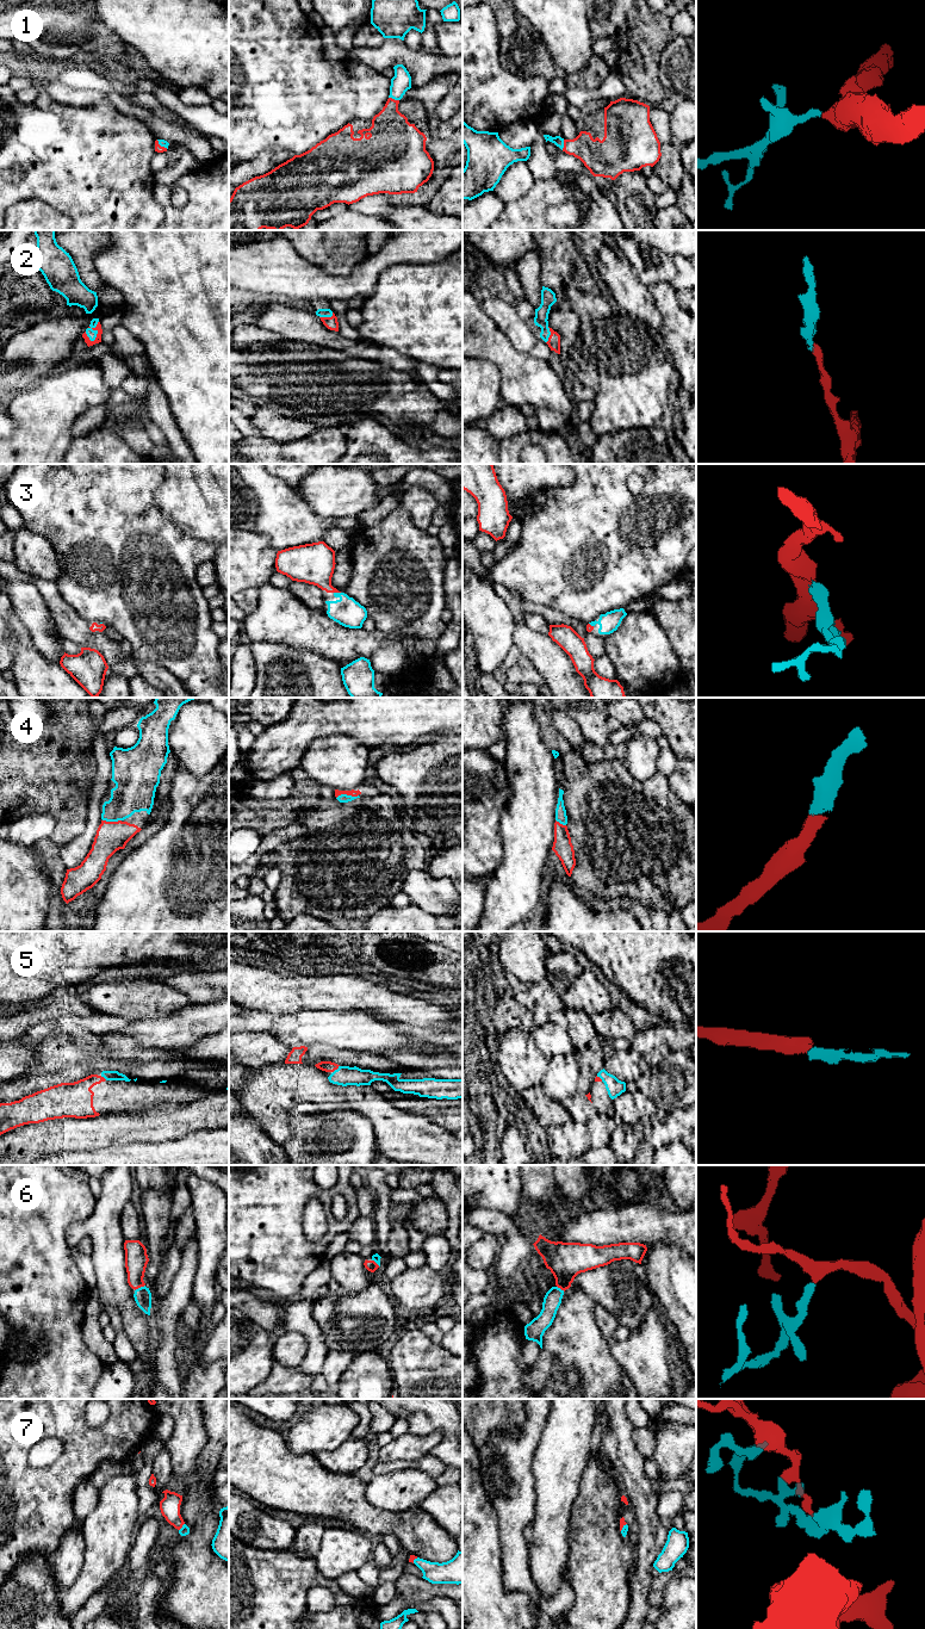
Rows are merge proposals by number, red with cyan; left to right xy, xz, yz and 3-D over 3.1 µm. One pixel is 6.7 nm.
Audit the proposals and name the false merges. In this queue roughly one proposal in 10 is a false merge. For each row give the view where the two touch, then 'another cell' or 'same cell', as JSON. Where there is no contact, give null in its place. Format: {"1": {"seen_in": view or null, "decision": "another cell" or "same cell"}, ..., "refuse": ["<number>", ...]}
{"1": {"seen_in": "xz", "decision": "same cell"}, "2": {"seen_in": "xy", "decision": "same cell"}, "3": {"seen_in": "xz", "decision": "same cell"}, "4": {"seen_in": "xz", "decision": "same cell"}, "5": {"seen_in": "xz", "decision": "same cell"}, "6": {"seen_in": "xy", "decision": "same cell"}, "7": {"seen_in": "xy", "decision": "same cell"}, "refuse": []}

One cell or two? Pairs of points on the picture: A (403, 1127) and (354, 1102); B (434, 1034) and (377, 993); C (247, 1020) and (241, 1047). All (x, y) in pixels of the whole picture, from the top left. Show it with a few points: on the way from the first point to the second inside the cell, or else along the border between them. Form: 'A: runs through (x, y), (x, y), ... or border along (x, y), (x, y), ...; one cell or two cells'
A: runs through (391, 1122), (374, 1106), (366, 1102); one cell
B: border along (397, 1022), (413, 1026), (449, 1028); two cells
C: border along (241, 1032), (268, 1032), (272, 1034); two cells

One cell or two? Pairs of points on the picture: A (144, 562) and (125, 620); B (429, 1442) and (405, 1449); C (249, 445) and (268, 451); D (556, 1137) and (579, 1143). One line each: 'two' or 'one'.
A: one
B: one
C: one
D: one

